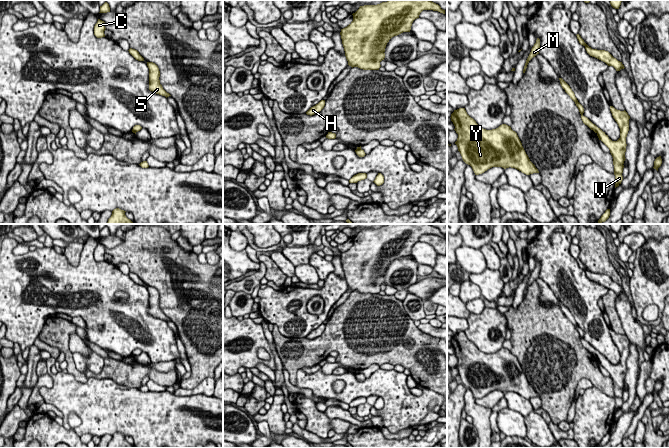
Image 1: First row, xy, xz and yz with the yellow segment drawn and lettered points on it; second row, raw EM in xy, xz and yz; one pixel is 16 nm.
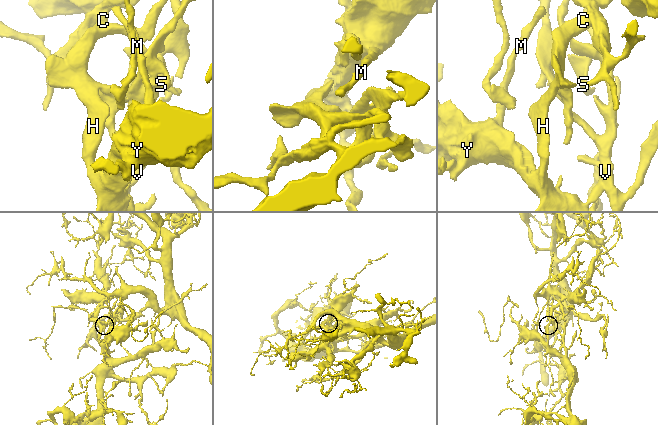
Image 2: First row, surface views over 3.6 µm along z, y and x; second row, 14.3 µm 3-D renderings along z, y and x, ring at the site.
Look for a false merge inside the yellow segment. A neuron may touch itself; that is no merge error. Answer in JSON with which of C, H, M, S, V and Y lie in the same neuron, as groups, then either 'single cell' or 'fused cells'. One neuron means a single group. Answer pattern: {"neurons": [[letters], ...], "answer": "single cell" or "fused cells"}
{"neurons": [["C", "S"], ["H", "M", "V", "Y"]], "answer": "fused cells"}

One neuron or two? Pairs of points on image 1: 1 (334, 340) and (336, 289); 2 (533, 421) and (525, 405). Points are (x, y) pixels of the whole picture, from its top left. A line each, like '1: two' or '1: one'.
1: two
2: two

